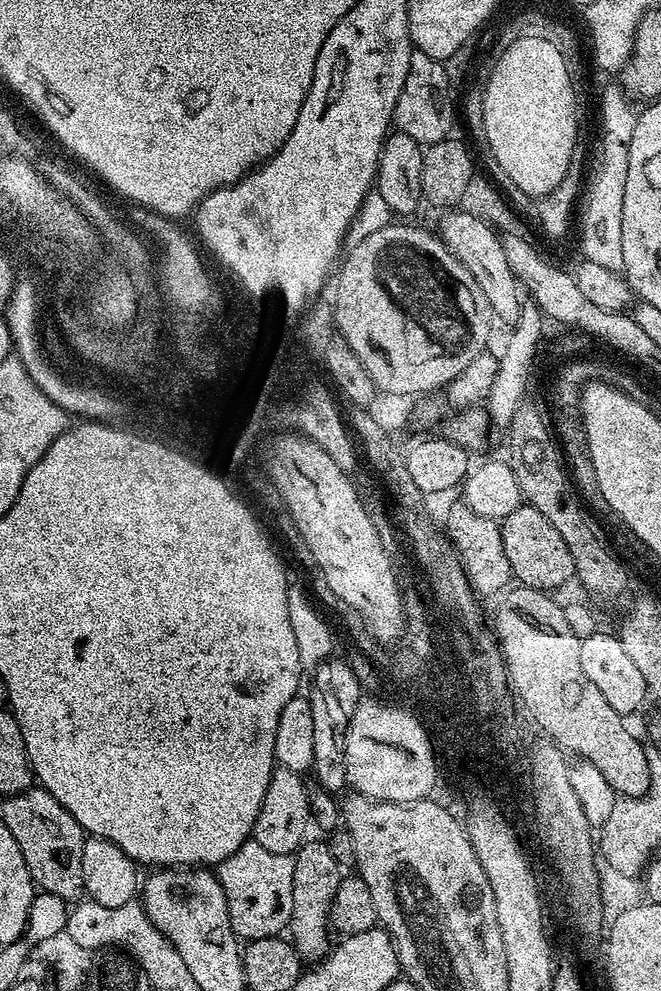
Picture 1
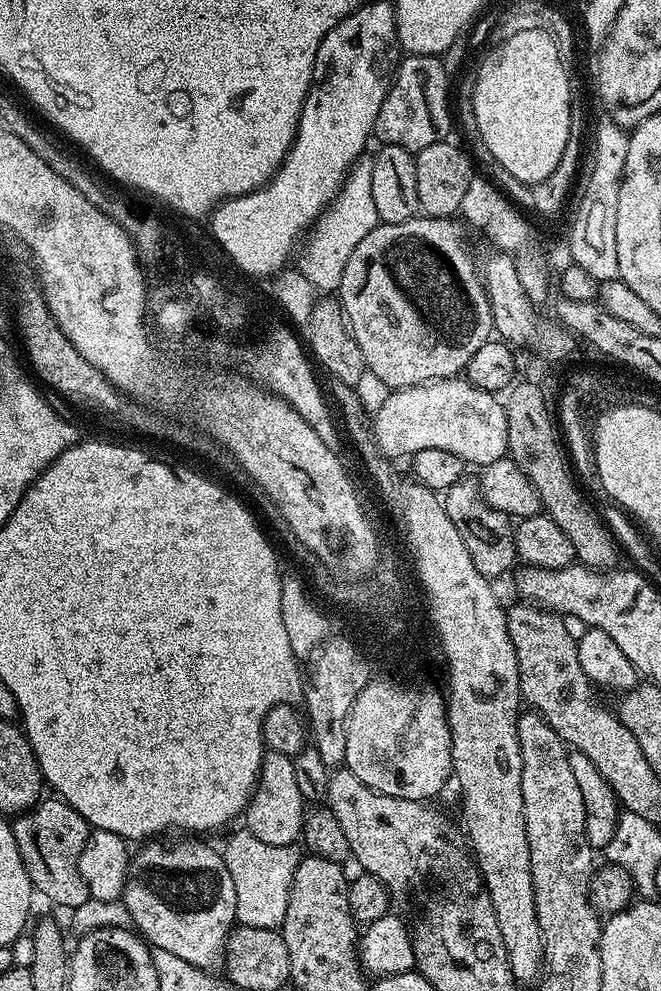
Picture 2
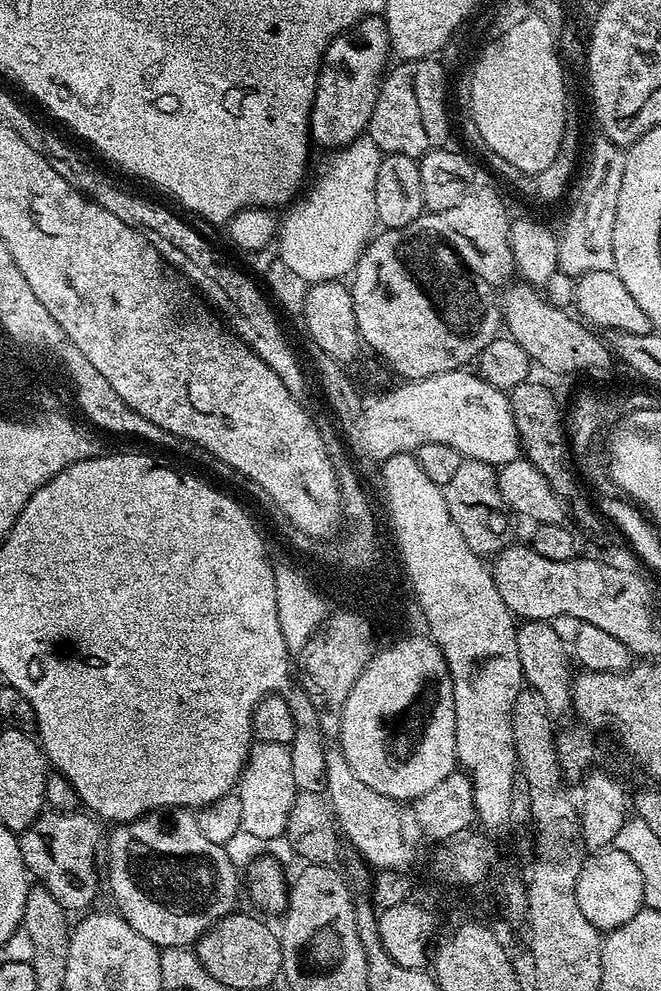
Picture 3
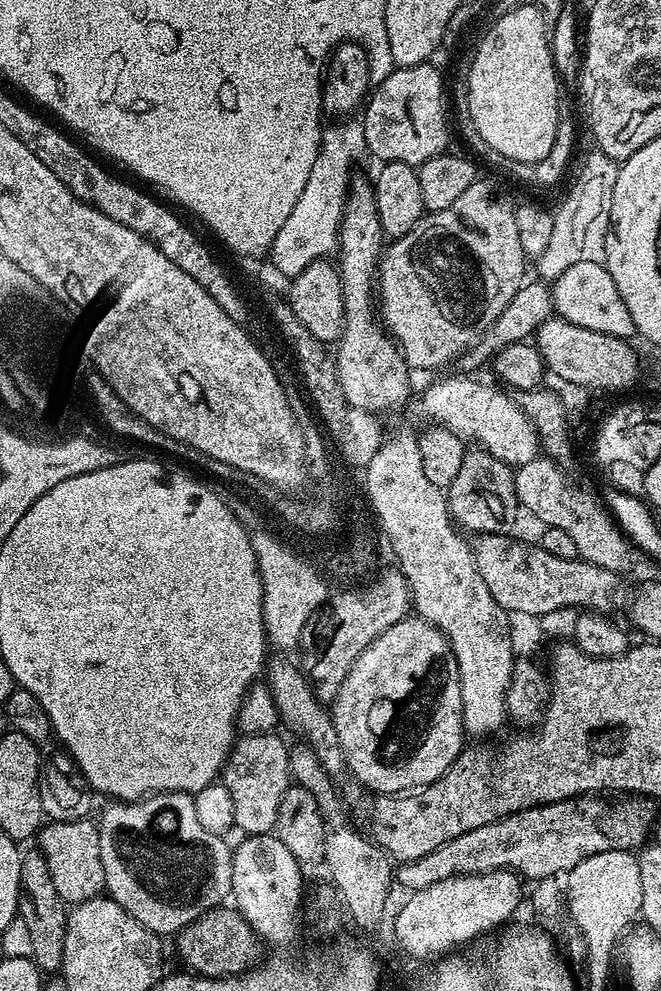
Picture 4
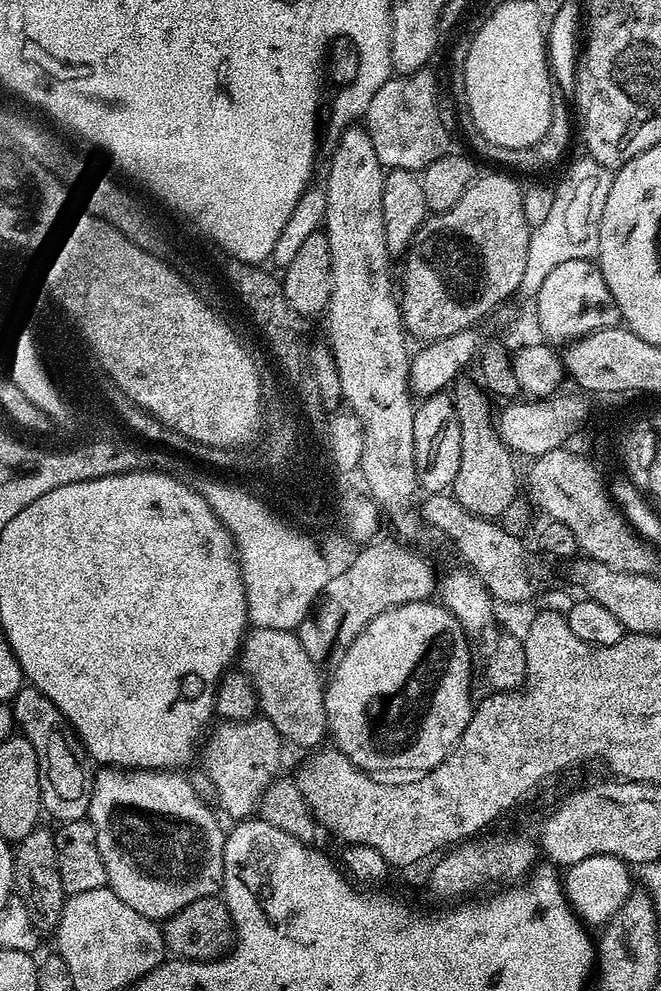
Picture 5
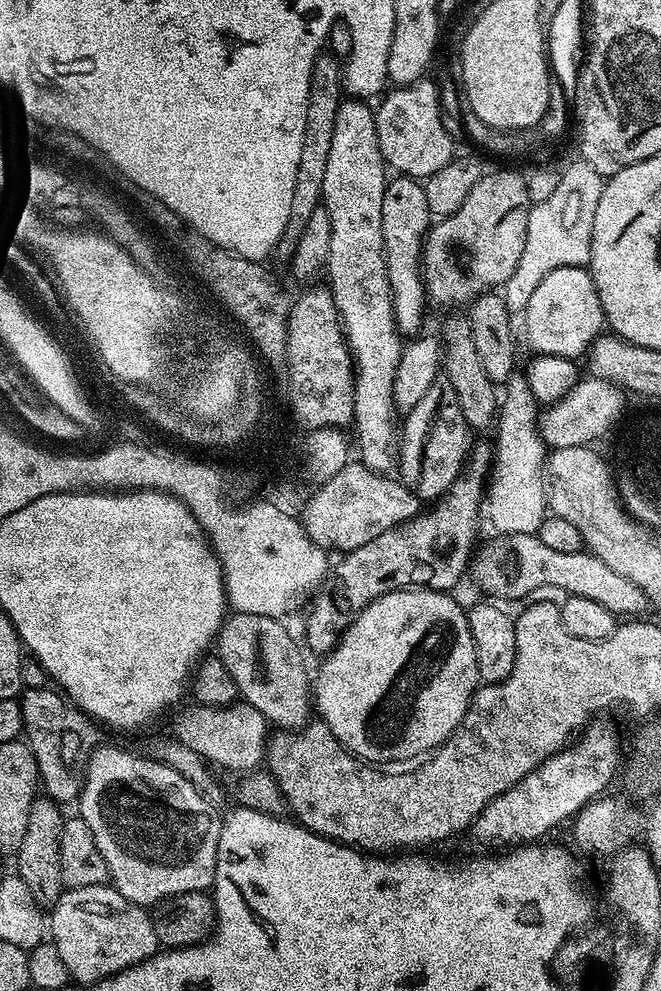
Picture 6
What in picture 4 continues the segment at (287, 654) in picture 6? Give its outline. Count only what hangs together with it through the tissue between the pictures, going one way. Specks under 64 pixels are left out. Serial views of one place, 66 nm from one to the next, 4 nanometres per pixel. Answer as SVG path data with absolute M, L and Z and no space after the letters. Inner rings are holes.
M276 660L267 665L266 668L266 683L271 689L274 696L274 702L278 706L280 711L280 718L283 727L293 728L297 732L297 737L302 738L303 743L311 746L314 750L314 754L318 754L318 762L322 762L322 766L326 766L326 770L334 778L339 777L339 772L345 771L346 765L344 762L344 751L342 746L338 746L338 730L334 730L334 722L332 721L332 713L321 702L319 698L312 692L312 685L305 673L301 671L295 663L291 664L288 660Z

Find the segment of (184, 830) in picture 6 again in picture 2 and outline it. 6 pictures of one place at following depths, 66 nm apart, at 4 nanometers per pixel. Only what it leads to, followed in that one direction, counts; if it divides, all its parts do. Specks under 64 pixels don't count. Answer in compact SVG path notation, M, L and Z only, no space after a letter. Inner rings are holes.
M180 838L173 848L167 848L166 845L160 844L164 842L148 842L140 848L131 853L128 861L128 876L124 886L124 892L122 895L122 903L128 911L129 921L134 925L135 931L139 933L141 937L153 949L161 948L166 950L167 953L176 954L179 958L183 958L185 962L188 962L190 966L196 966L201 968L202 971L212 974L215 973L215 968L225 963L226 956L226 945L228 942L228 934L232 931L234 925L237 923L235 916L235 892L233 879L230 878L230 872L226 868L226 862L223 860L221 853L215 848L212 849L208 844L199 844L199 839L196 838Z

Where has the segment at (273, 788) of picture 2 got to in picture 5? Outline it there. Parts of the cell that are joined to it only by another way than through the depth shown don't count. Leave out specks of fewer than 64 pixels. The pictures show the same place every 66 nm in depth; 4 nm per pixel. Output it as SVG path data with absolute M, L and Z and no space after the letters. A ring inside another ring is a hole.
M260 714L250 720L229 720L218 724L207 733L203 741L202 768L216 787L216 800L224 807L229 821L247 820L259 809L264 791L281 775L282 738L274 722L265 720Z

